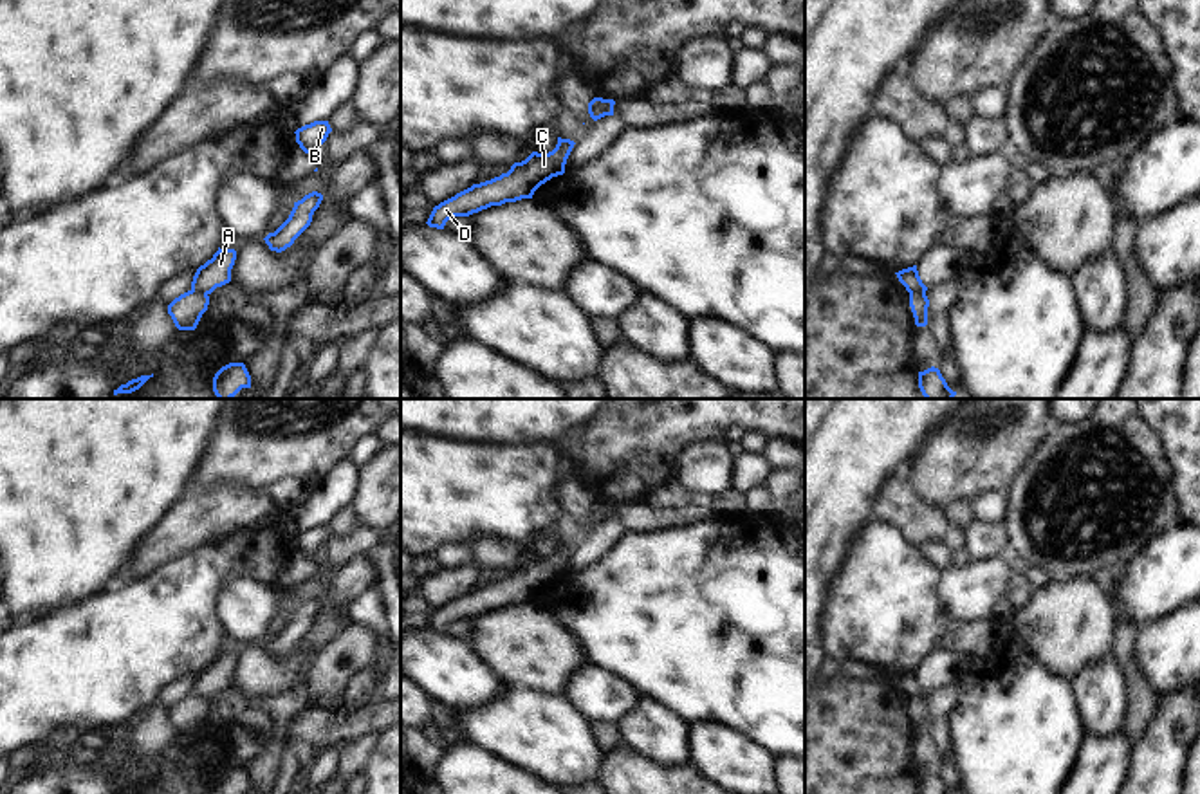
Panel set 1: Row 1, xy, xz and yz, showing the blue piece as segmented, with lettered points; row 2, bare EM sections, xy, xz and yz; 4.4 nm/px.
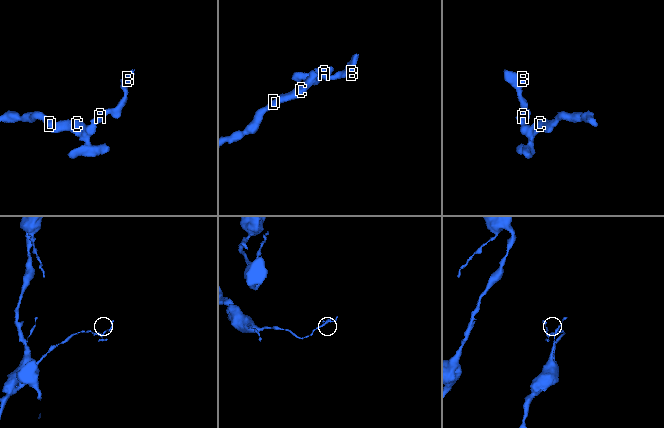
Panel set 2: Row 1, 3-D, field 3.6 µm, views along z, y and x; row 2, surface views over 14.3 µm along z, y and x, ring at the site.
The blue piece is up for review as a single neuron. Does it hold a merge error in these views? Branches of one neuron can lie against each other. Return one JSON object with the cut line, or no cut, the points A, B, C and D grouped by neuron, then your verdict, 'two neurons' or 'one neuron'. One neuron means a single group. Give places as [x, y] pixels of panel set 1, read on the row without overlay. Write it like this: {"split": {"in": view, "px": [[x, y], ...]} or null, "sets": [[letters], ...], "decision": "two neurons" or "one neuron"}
{"split": {"in": "xy", "px": [[192, 693], [206, 699]]}, "sets": [["A", "B"], ["C", "D"]], "decision": "two neurons"}

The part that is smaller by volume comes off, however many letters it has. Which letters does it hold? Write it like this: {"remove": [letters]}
{"remove": ["A", "B"]}

